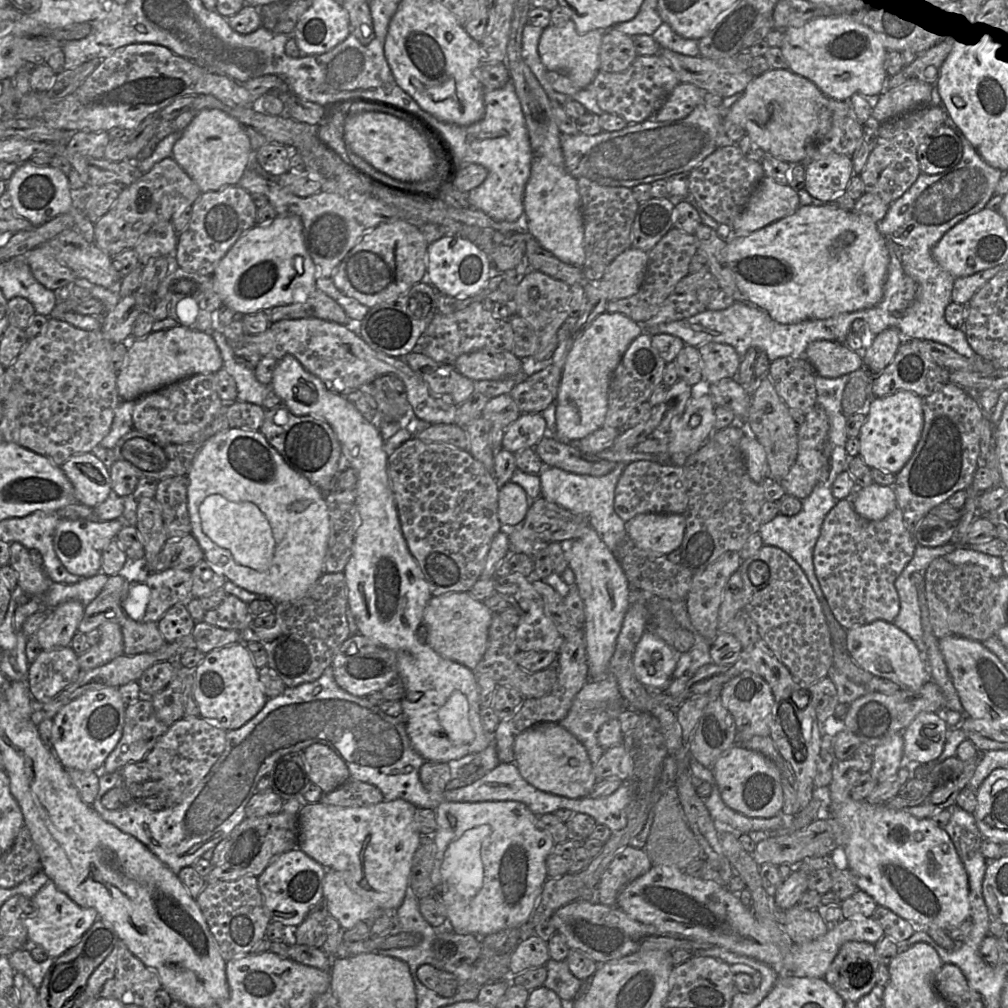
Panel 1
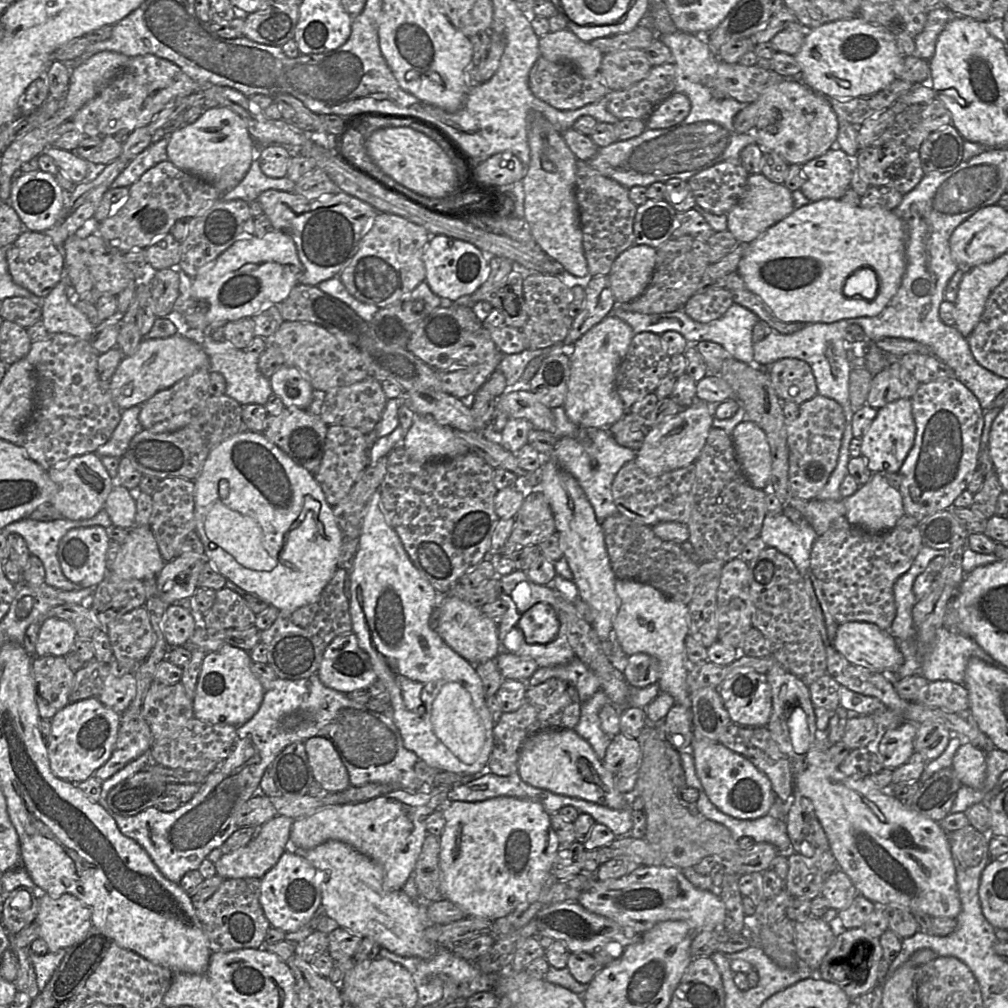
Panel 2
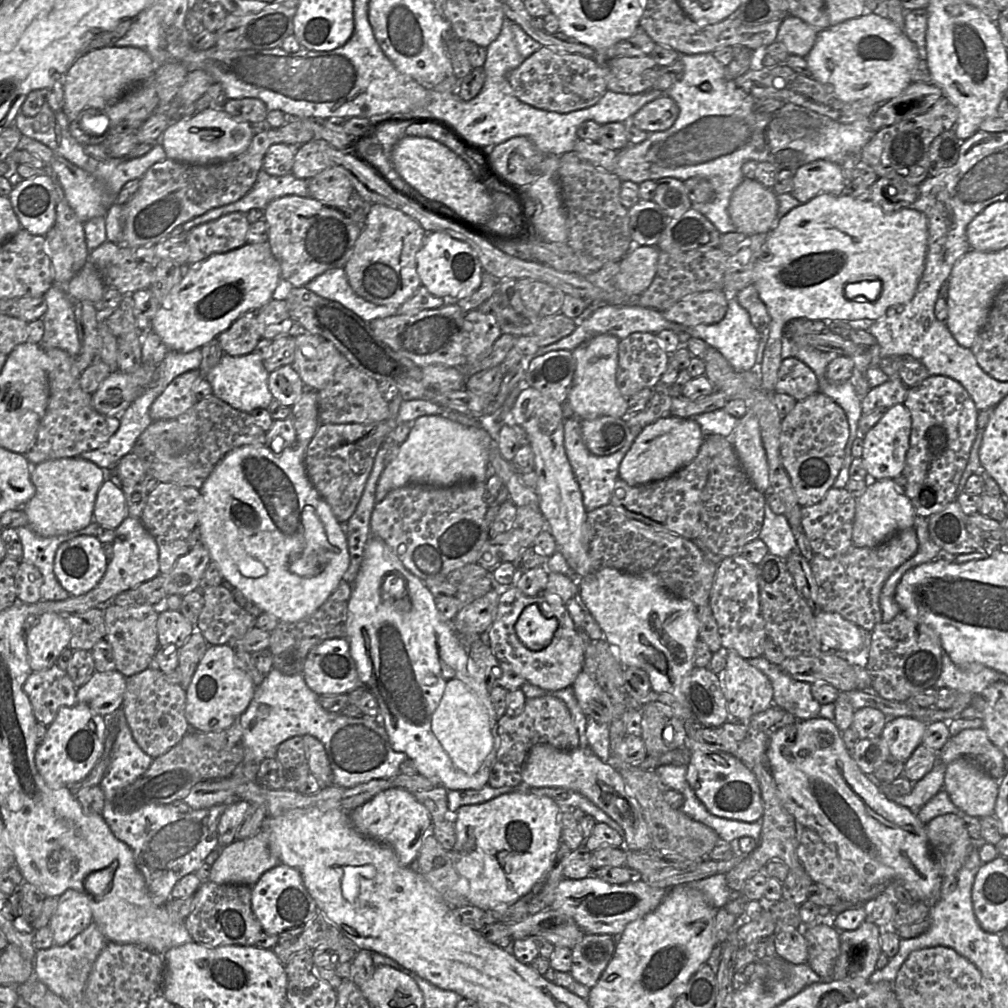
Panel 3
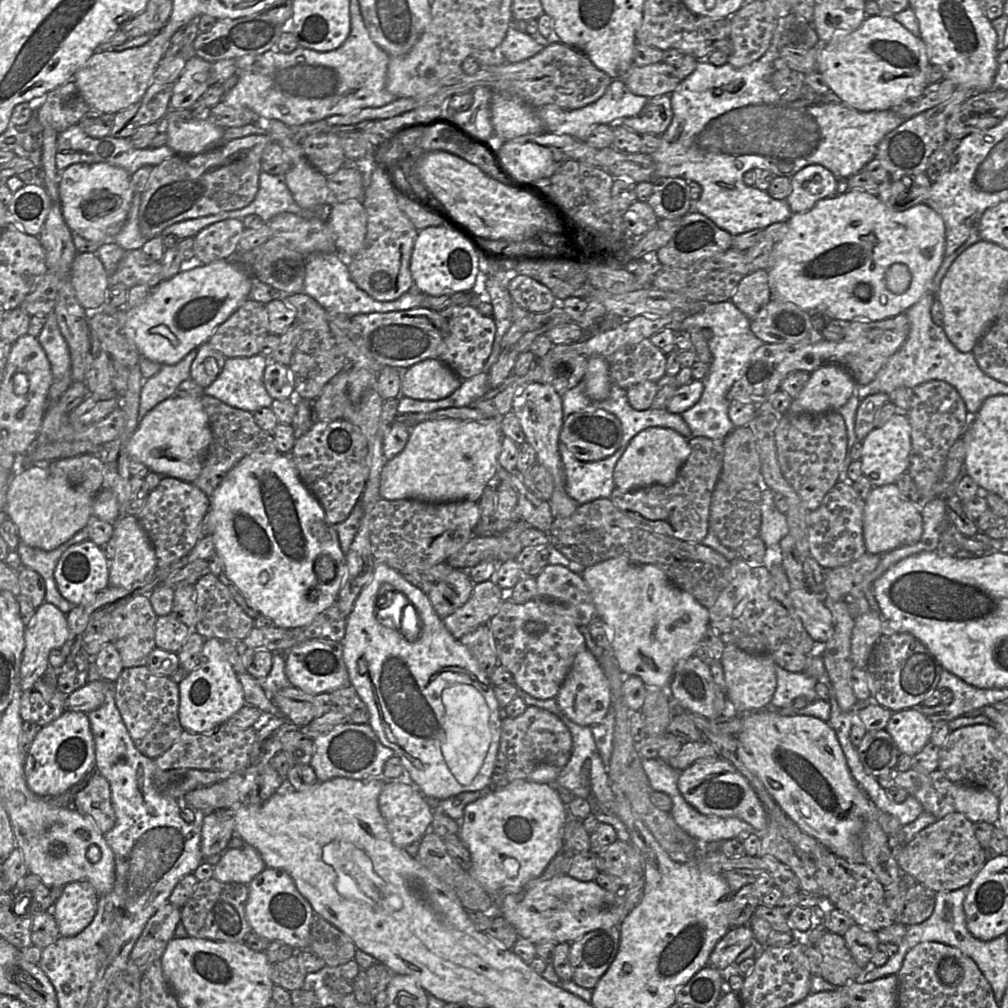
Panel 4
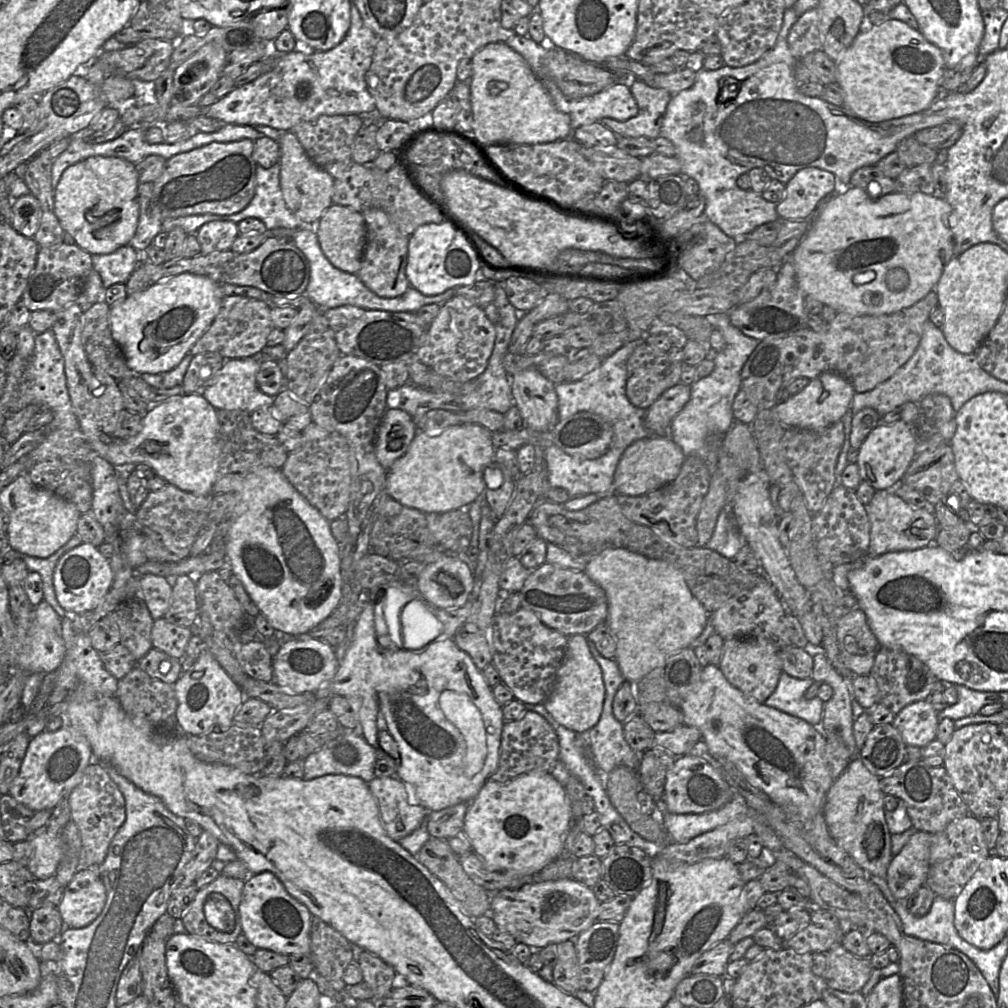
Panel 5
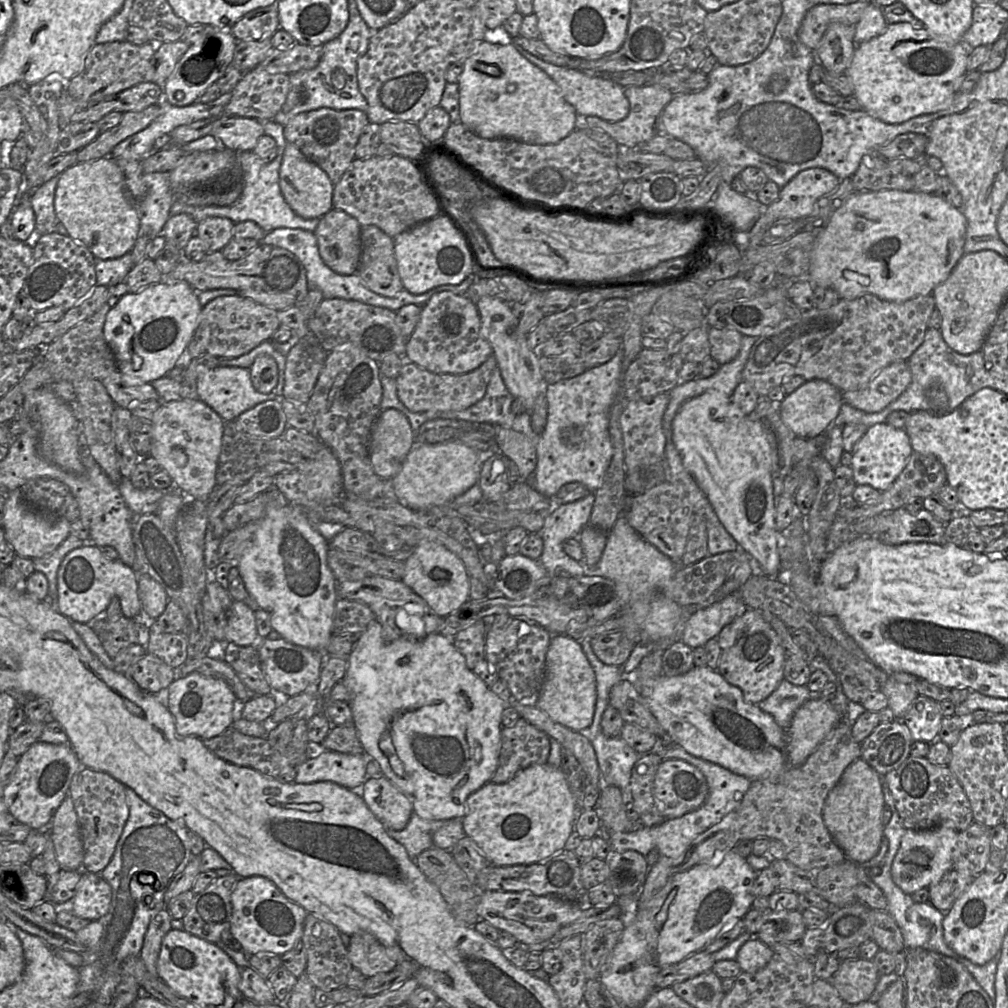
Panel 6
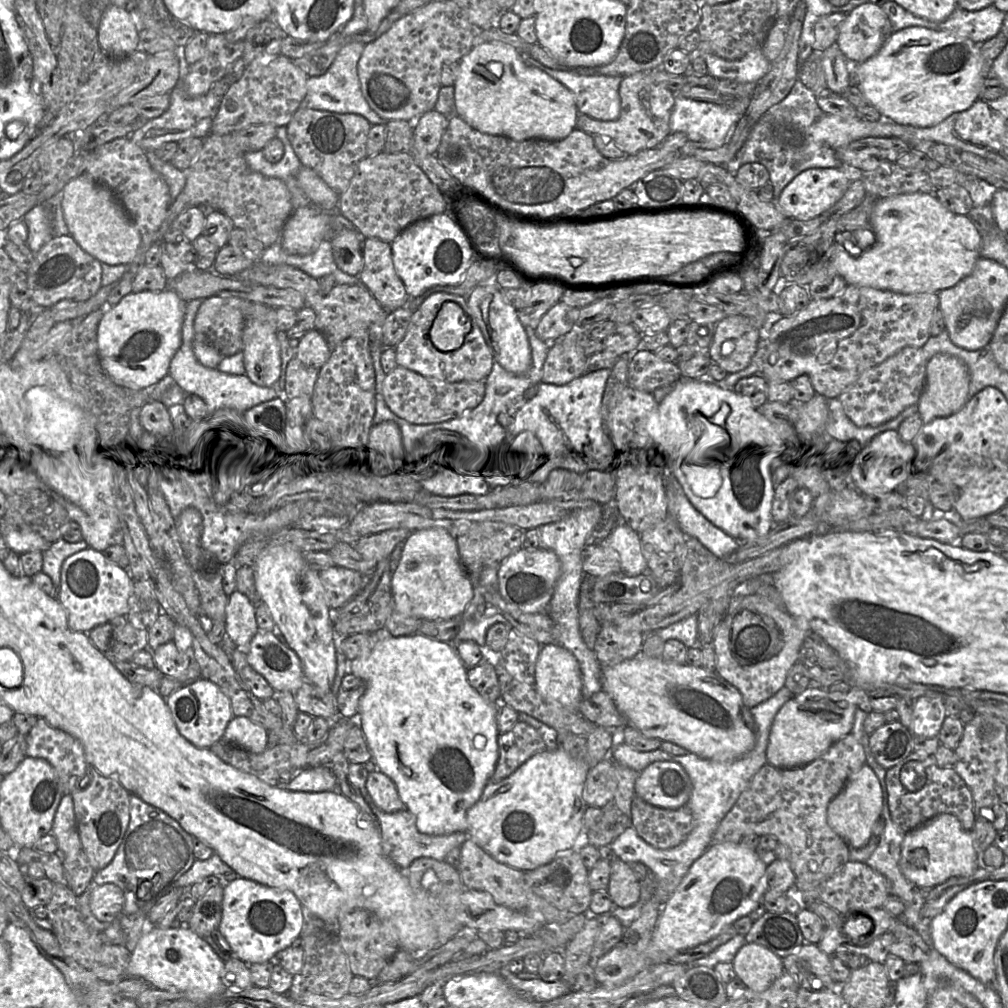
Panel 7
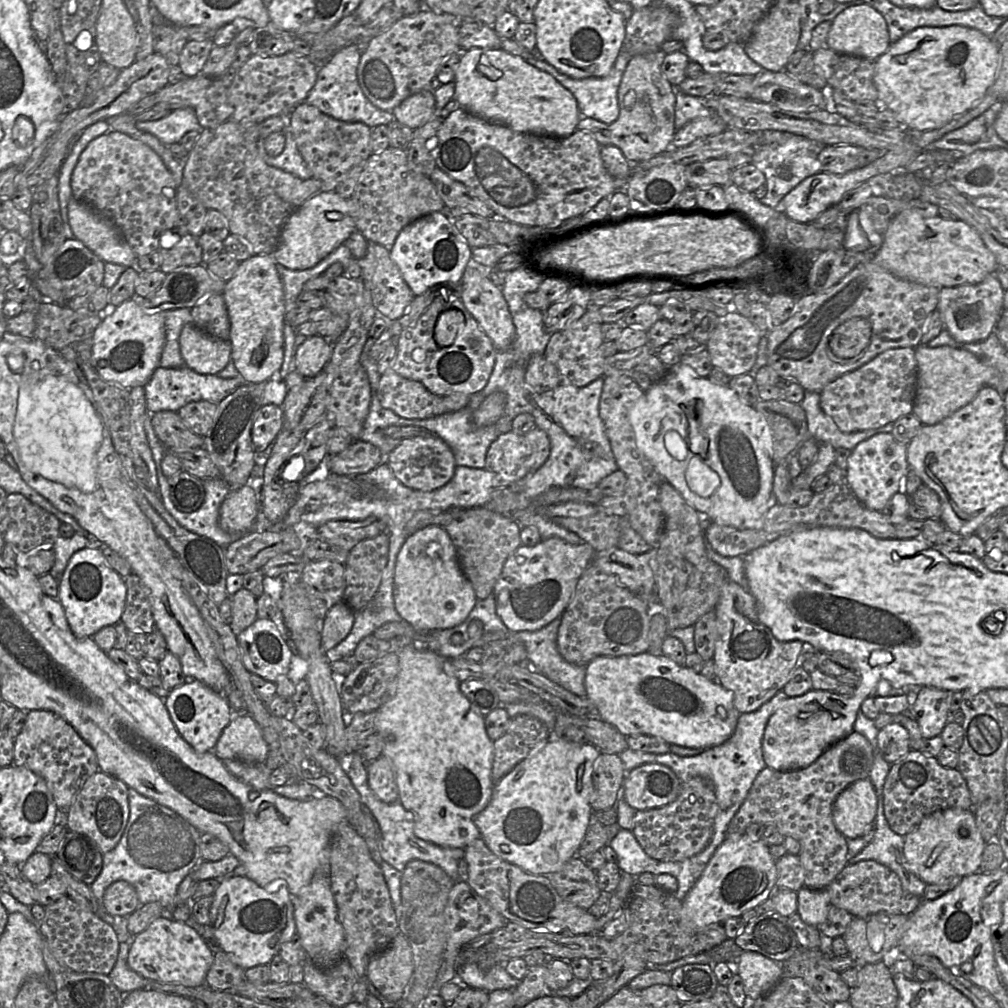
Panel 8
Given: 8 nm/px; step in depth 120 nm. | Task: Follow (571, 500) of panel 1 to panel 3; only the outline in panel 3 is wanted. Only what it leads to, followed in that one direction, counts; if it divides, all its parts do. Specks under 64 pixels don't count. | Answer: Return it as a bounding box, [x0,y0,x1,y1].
[561,401,645,512]

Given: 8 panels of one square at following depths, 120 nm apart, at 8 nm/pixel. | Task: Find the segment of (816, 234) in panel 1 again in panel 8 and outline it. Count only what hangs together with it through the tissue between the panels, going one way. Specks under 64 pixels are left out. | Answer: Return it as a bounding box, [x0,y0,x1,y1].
[870,208,999,289]

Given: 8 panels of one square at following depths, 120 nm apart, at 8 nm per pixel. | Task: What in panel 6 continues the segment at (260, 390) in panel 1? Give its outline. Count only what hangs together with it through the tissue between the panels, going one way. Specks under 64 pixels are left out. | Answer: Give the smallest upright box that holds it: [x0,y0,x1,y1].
[197,366,282,421]

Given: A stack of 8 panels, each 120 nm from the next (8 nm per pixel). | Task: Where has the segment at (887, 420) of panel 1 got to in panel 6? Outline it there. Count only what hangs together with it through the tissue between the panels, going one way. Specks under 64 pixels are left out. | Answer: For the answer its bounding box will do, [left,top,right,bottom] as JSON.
[851,422,913,492]

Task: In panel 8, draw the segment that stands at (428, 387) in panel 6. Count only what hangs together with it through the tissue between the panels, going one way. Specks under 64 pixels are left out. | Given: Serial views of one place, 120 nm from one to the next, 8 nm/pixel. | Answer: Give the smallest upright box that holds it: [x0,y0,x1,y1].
[376,370,471,419]

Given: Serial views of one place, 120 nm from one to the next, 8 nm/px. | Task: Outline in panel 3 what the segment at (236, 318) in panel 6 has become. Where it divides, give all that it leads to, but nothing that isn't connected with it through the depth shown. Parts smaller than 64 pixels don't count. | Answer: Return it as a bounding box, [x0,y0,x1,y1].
[217,310,262,356]

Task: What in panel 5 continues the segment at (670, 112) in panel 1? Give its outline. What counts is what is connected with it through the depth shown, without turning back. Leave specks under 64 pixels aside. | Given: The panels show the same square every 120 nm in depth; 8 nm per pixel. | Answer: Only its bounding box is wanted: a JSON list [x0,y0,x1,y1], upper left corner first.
[600,77,672,138]

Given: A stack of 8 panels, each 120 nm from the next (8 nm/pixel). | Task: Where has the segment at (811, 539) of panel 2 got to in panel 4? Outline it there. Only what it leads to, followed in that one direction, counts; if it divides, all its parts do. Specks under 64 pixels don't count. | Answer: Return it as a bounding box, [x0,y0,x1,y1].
[759,488,789,565]

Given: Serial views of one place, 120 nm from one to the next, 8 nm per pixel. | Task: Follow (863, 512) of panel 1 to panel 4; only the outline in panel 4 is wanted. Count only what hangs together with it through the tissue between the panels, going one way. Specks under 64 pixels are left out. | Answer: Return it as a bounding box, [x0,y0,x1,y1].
[863,483,923,554]

